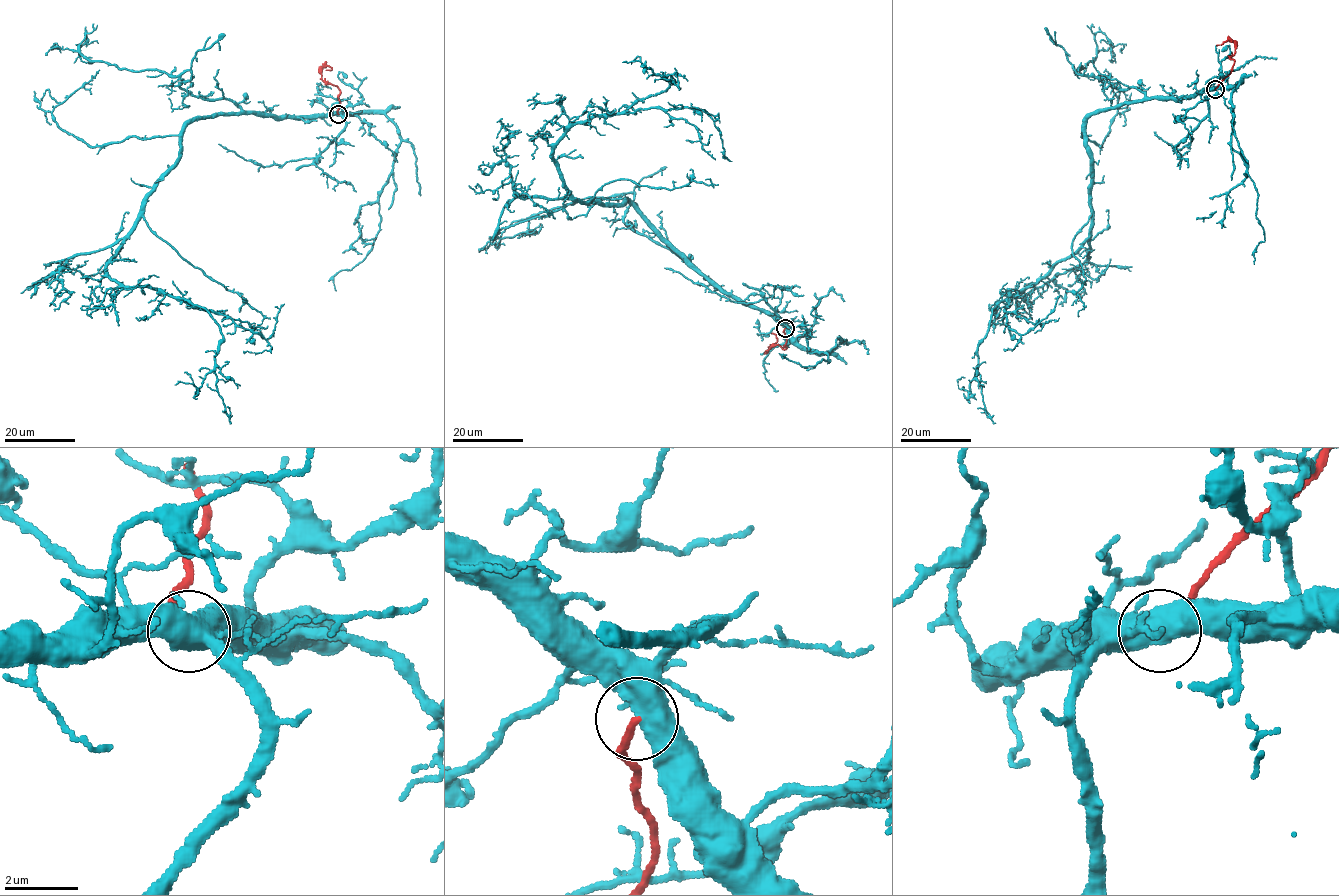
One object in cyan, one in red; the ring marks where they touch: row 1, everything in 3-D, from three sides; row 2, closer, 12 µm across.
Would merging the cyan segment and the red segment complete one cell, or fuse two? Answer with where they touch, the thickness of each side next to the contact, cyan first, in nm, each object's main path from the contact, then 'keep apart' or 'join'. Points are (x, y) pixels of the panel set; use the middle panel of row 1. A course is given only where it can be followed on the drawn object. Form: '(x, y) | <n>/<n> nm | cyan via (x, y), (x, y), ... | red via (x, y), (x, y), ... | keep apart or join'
(785, 328) | 440/220 nm | cyan via (785, 328), (721, 291), (628, 201), (576, 199), (554, 161), (571, 126), (676, 73) | red via (785, 328), (785, 349), (773, 345), (767, 351), (777, 341), (772, 333) | keep apart

